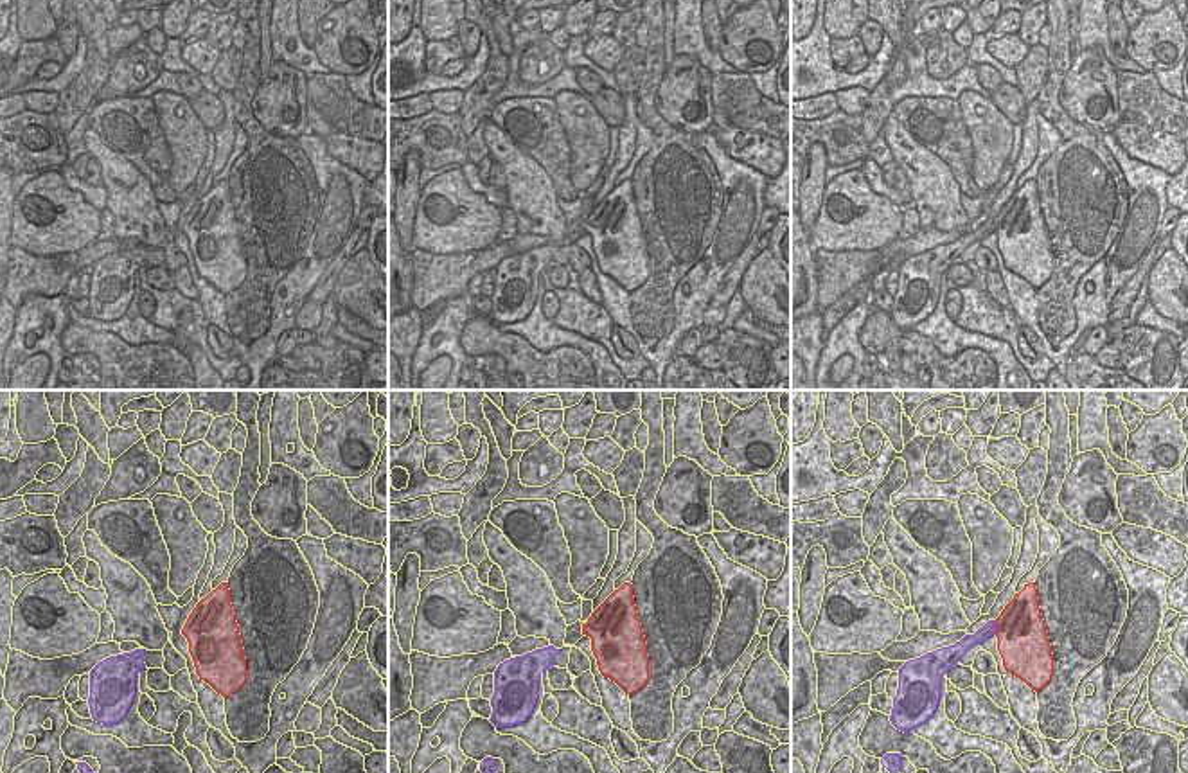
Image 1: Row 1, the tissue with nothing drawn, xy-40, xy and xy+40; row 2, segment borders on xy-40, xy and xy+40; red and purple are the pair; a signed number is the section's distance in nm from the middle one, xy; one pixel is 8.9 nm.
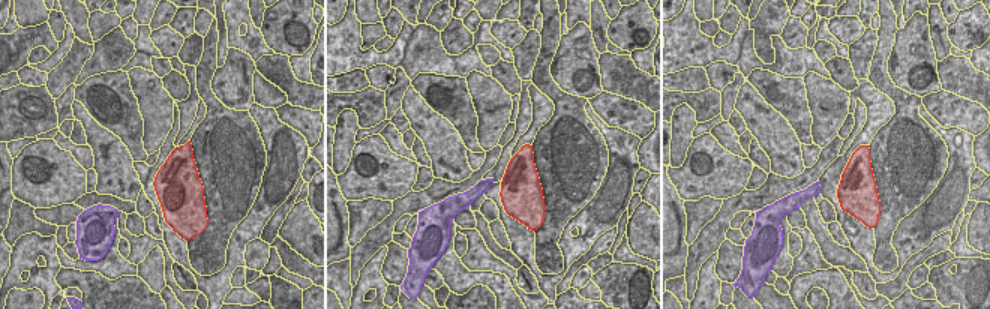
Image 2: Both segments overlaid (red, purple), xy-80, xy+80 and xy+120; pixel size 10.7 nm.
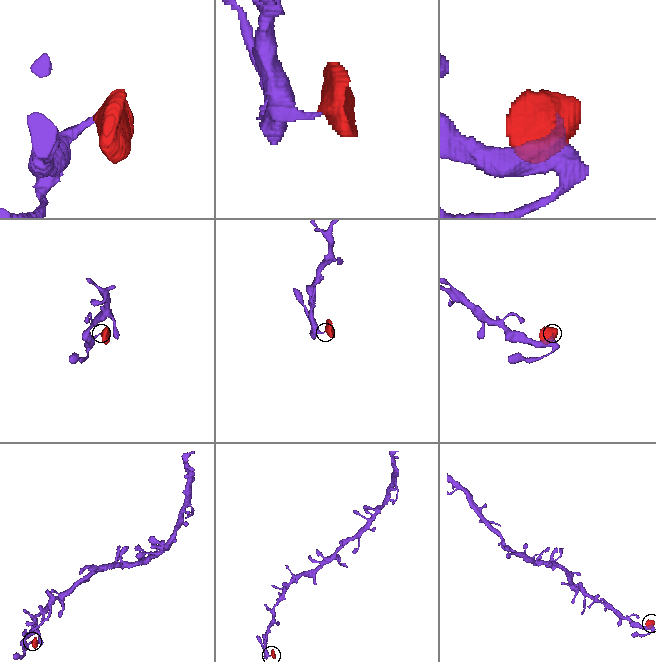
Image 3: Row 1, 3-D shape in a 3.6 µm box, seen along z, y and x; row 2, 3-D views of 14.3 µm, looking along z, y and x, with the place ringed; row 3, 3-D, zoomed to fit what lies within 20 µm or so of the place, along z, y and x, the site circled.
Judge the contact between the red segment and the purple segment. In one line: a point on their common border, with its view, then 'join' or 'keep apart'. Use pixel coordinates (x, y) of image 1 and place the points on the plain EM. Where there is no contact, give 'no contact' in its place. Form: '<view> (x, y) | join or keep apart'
xy+40 (994, 223) | join

